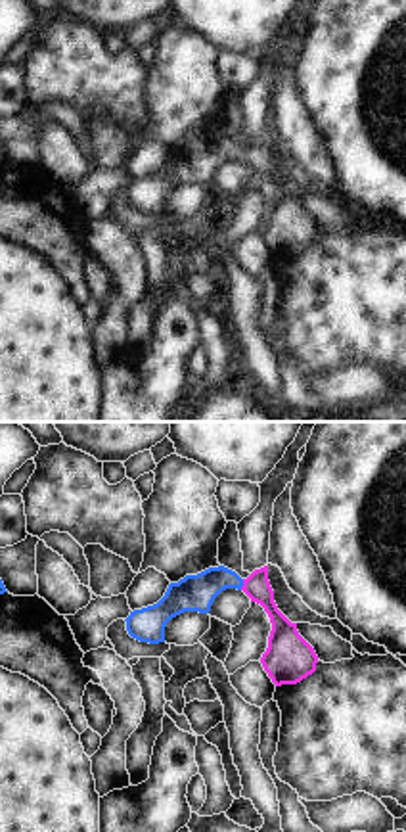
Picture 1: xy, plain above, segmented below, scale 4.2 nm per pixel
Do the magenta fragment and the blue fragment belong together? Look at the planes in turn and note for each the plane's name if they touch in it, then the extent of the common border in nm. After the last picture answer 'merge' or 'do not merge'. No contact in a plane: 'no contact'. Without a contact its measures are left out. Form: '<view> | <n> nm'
xy | 50 nm

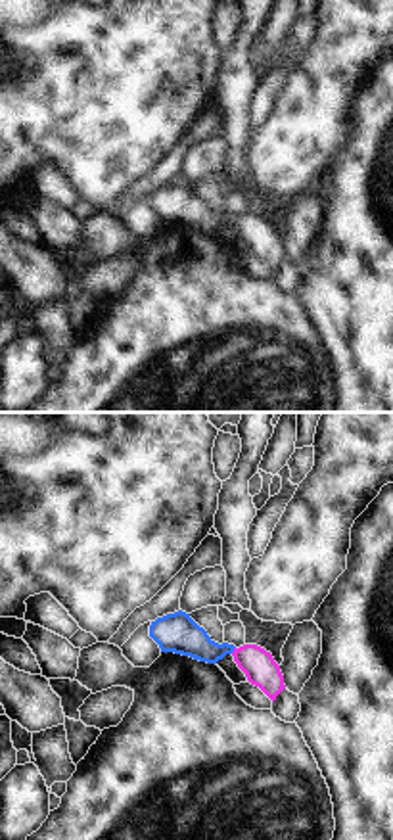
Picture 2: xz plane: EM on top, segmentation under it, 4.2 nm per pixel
xz | 40 nm

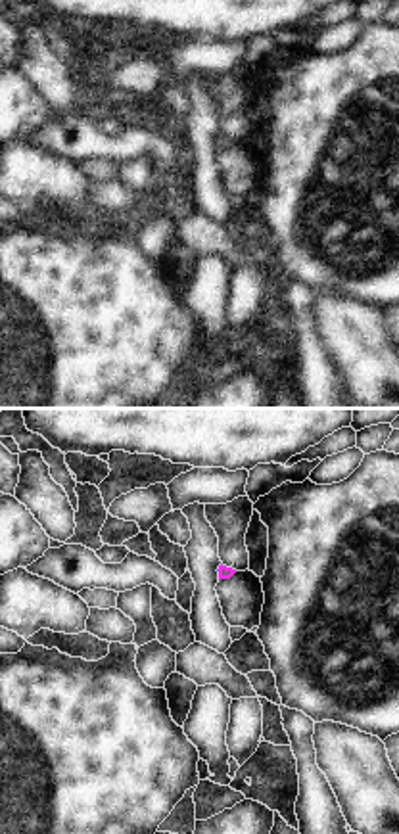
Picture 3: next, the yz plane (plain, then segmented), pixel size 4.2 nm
no contact

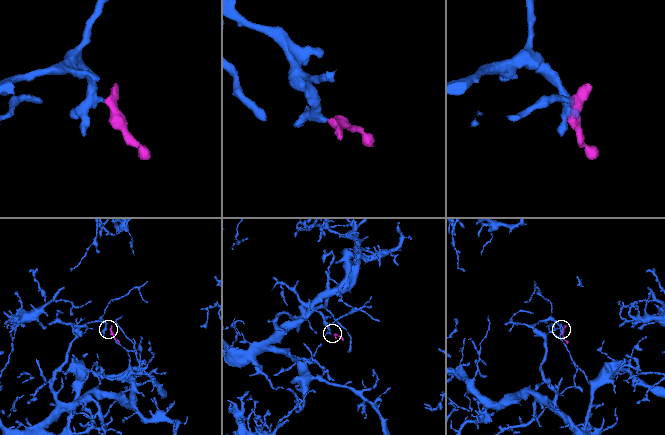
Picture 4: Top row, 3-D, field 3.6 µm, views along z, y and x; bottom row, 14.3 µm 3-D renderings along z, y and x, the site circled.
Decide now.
merge

